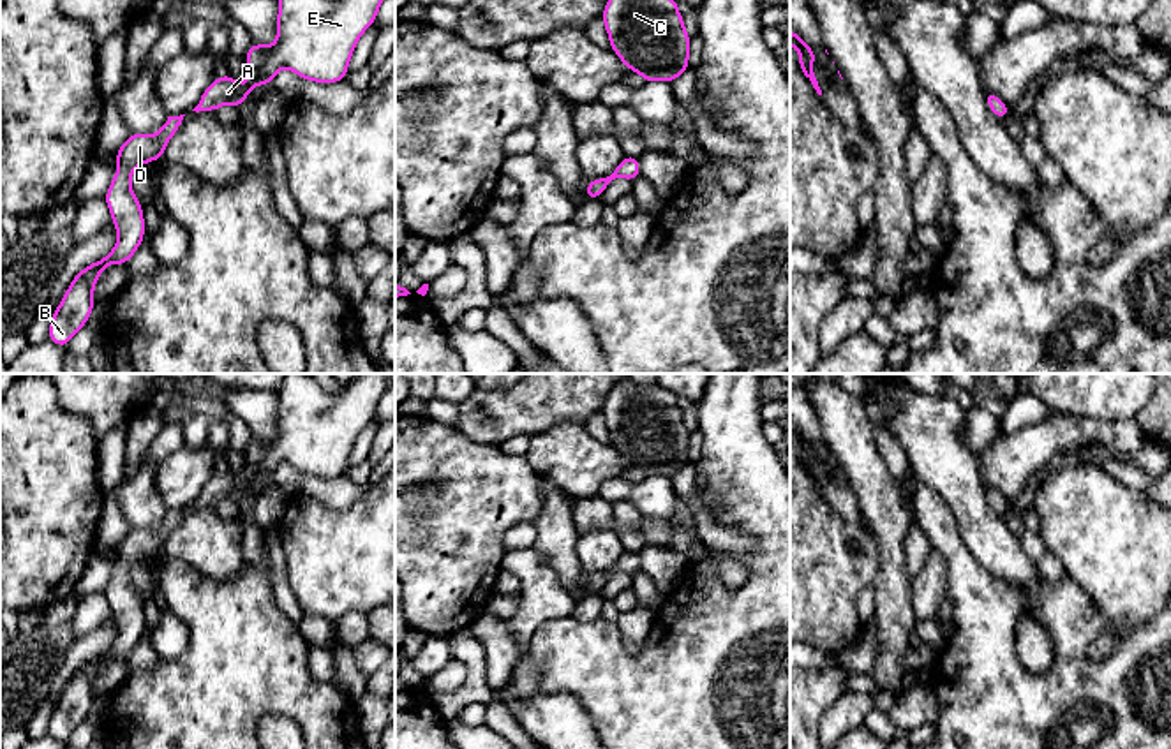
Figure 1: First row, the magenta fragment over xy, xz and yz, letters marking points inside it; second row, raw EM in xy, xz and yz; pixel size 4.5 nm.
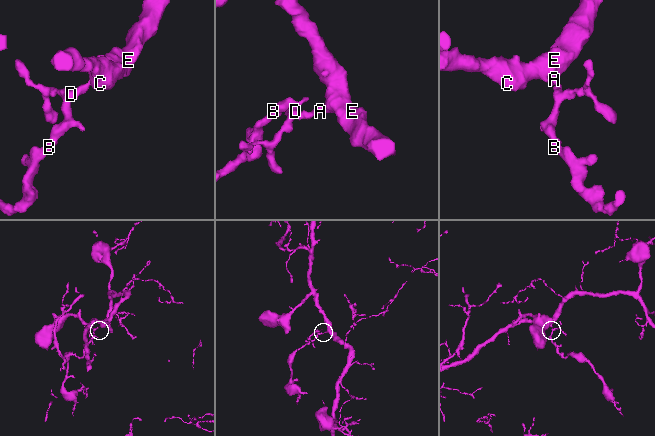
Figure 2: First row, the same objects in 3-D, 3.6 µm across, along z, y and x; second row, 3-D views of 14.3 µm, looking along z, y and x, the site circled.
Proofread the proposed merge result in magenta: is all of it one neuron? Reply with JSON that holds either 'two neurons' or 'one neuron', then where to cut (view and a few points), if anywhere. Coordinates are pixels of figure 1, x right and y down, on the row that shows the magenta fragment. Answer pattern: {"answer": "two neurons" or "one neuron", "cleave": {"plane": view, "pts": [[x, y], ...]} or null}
{"answer": "one neuron", "cleave": null}

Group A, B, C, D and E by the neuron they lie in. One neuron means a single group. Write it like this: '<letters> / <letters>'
A B C D E

